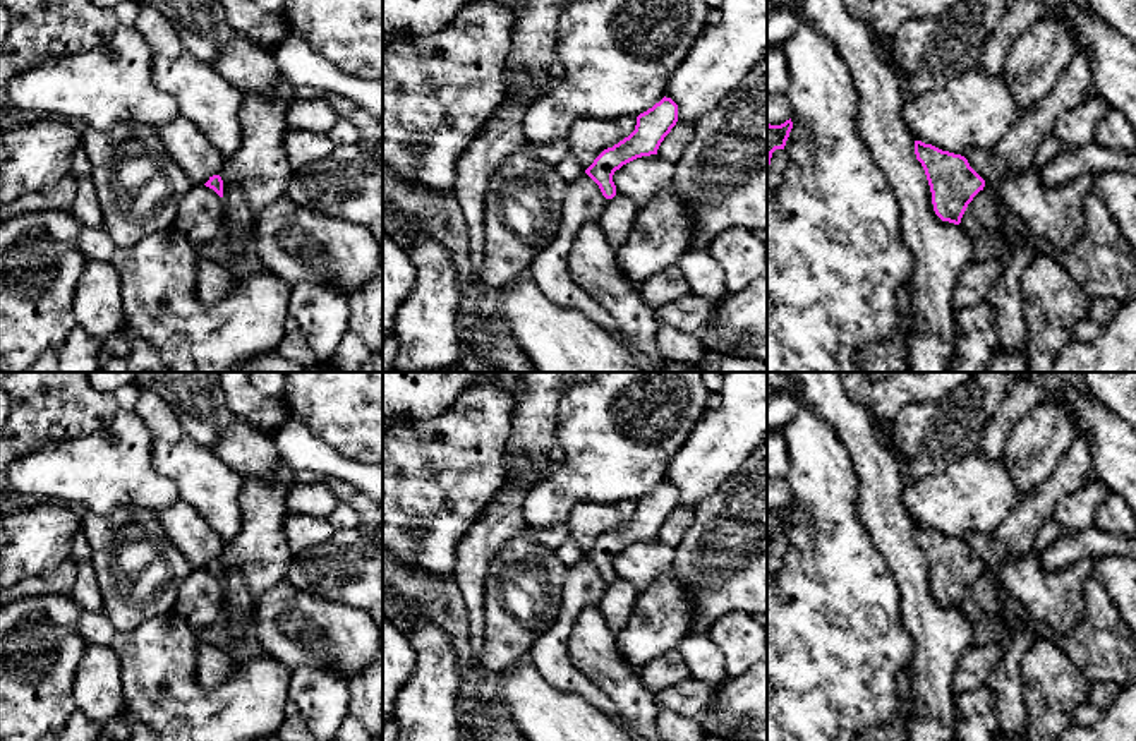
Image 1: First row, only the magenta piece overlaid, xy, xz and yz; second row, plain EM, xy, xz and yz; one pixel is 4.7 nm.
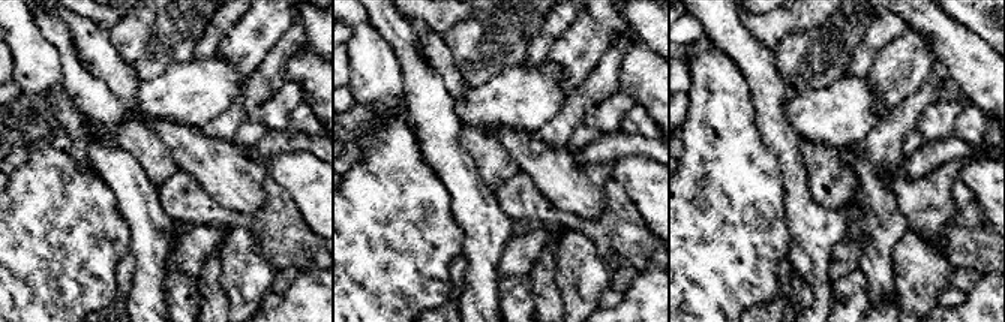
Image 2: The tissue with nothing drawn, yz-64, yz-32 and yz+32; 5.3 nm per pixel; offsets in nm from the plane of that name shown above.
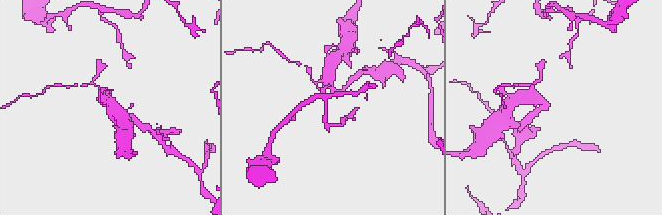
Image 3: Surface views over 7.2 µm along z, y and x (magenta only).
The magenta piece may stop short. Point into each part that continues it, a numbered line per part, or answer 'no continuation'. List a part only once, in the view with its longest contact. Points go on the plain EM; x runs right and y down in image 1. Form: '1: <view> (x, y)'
no continuation

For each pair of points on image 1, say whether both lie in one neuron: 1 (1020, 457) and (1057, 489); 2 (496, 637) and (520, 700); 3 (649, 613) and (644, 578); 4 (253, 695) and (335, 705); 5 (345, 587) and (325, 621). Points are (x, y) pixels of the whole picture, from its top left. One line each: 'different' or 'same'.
1: different
2: different
3: different
4: different
5: different

